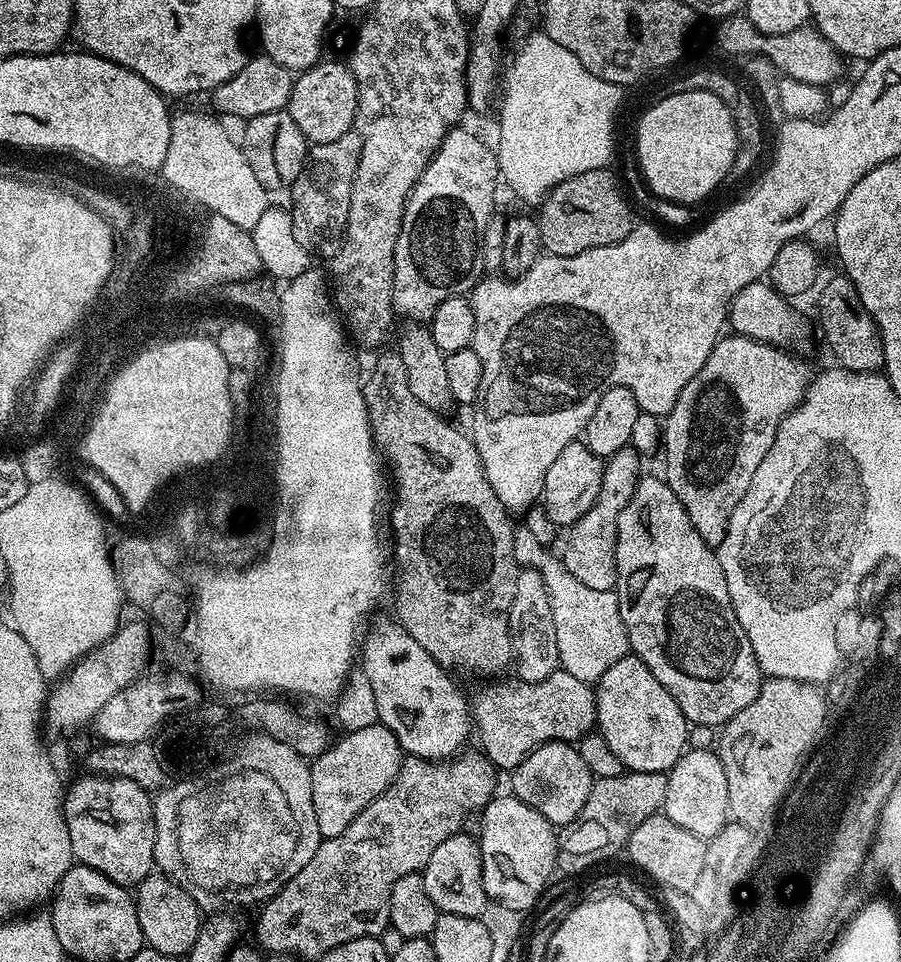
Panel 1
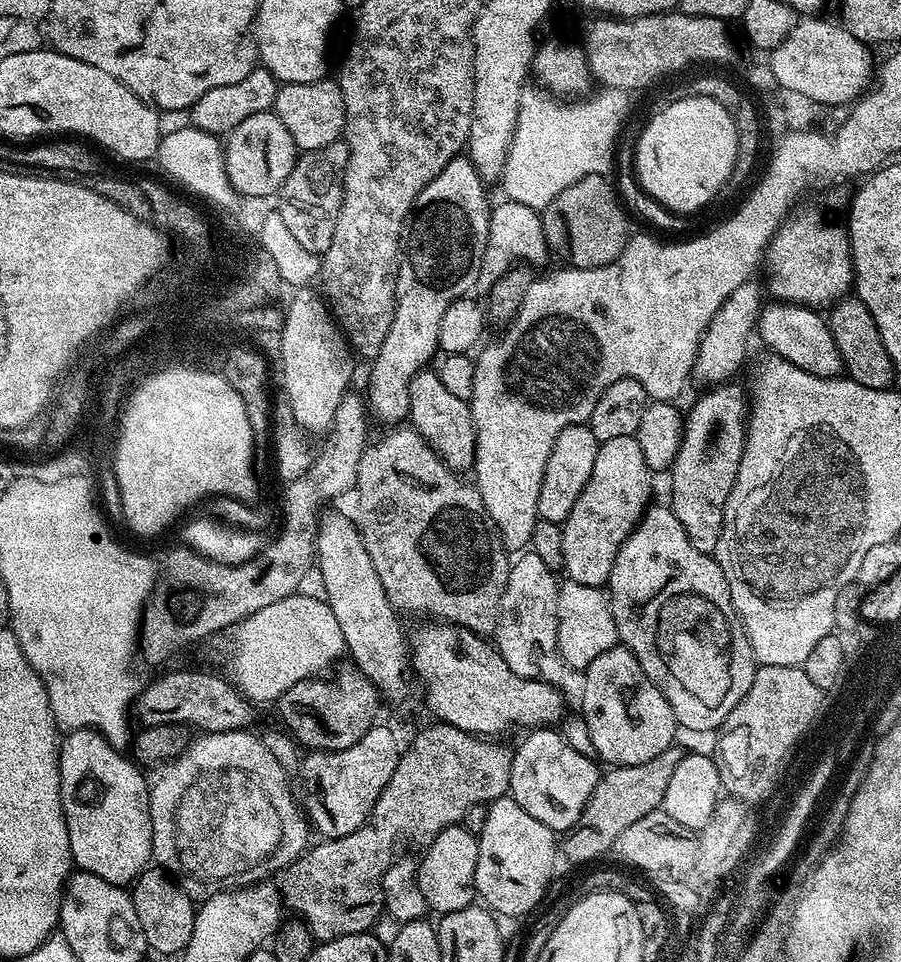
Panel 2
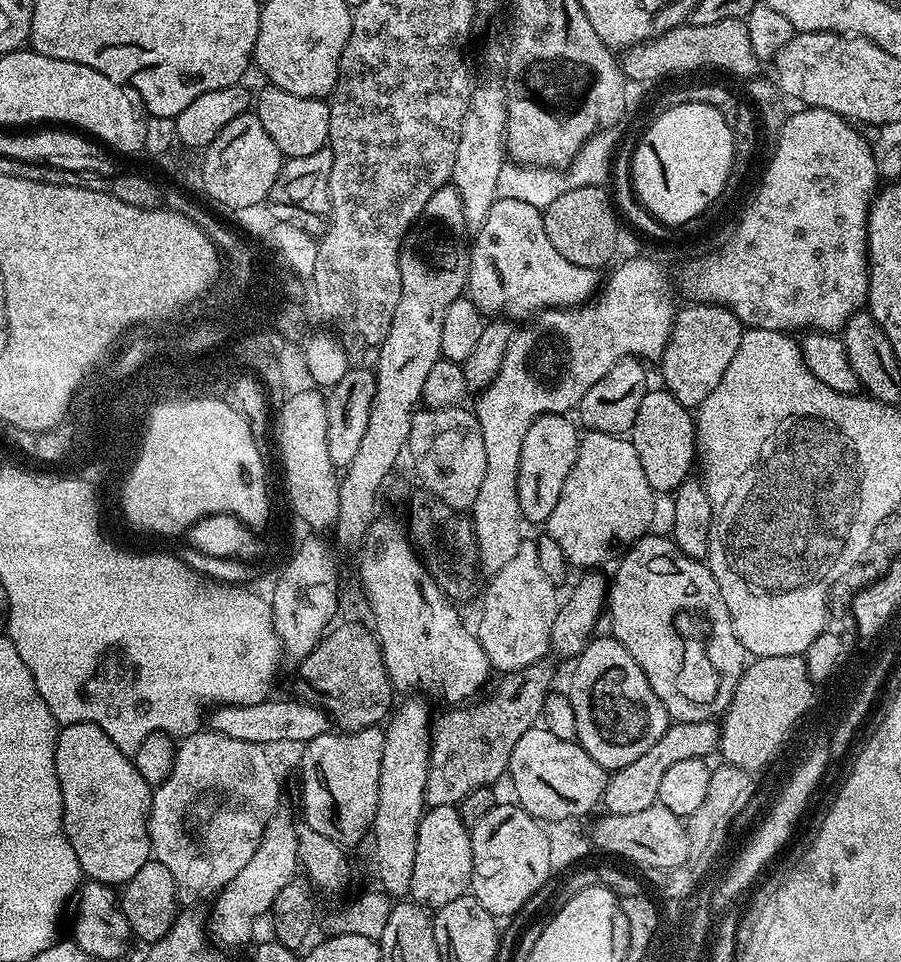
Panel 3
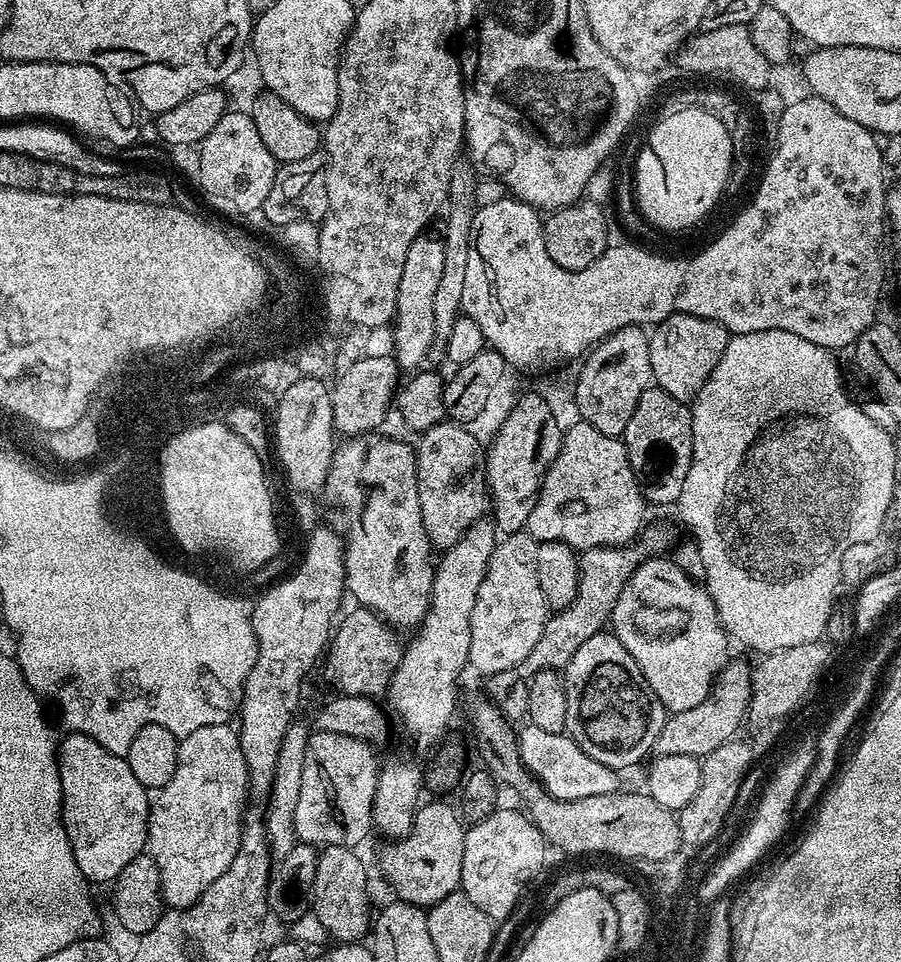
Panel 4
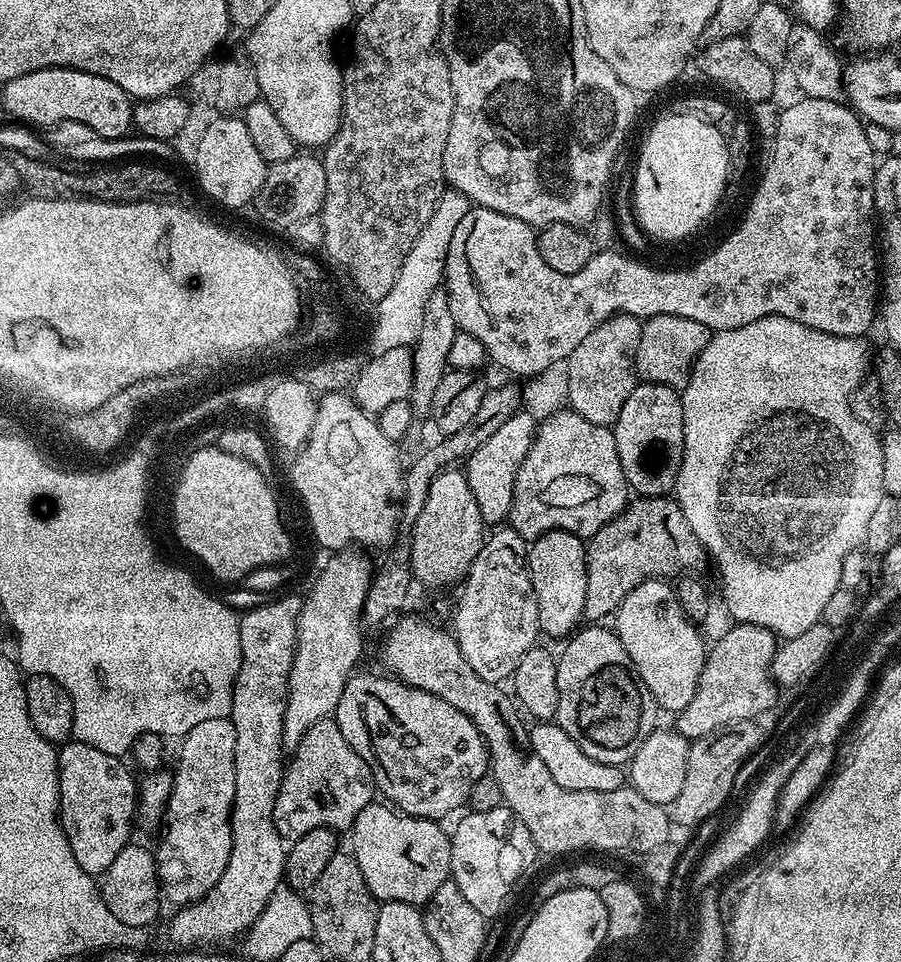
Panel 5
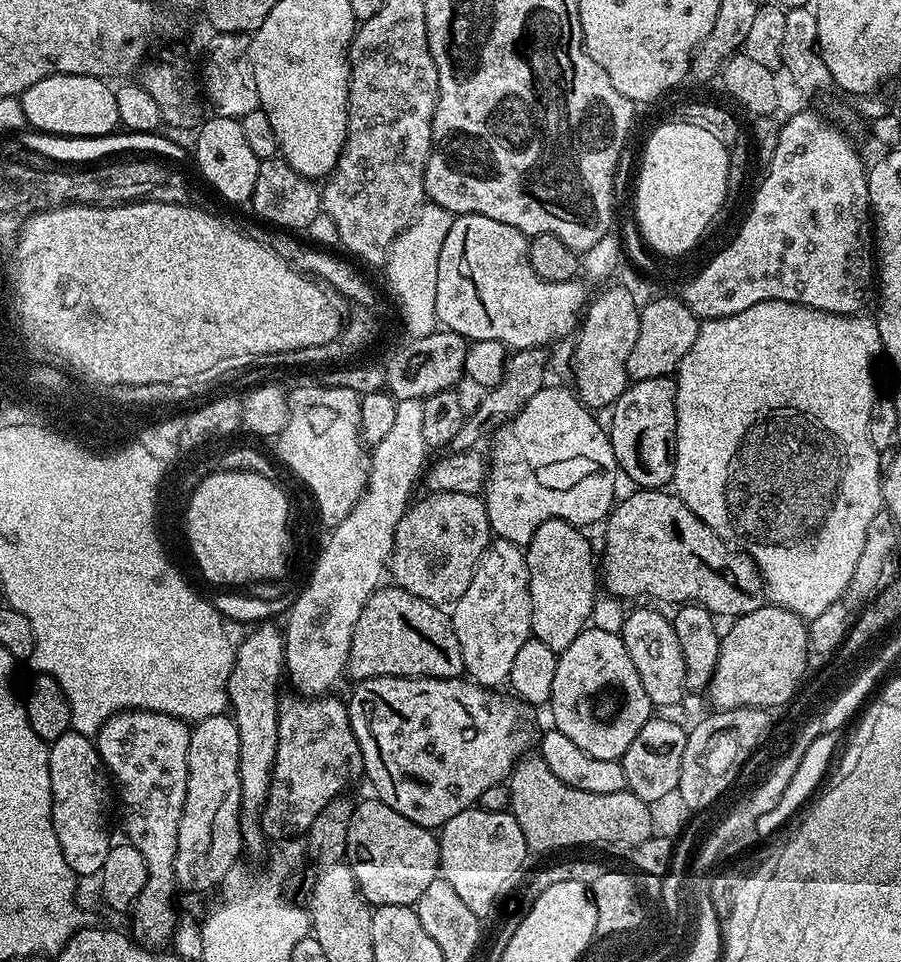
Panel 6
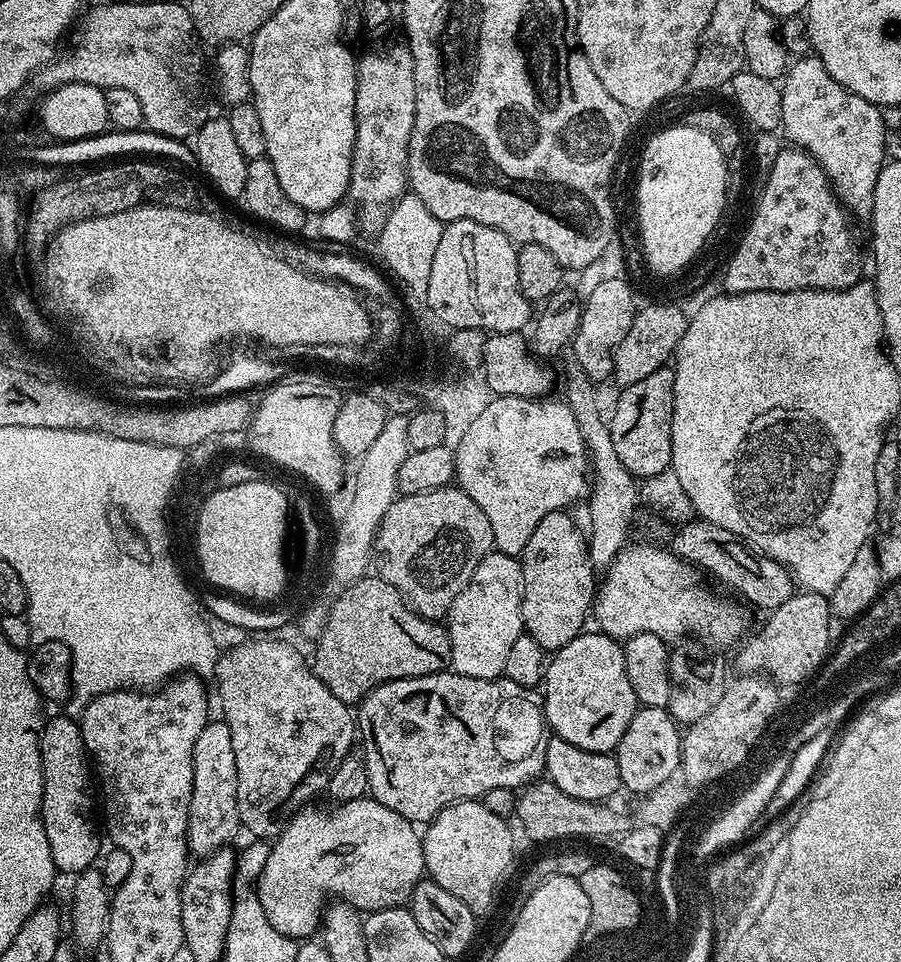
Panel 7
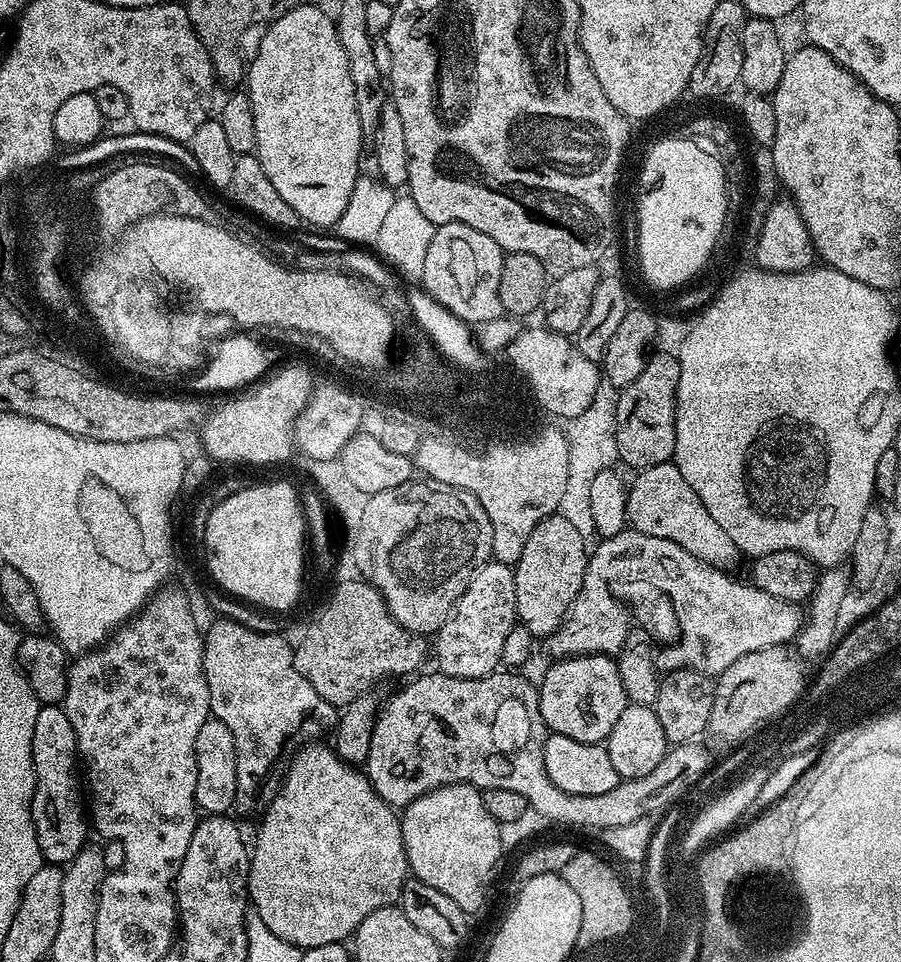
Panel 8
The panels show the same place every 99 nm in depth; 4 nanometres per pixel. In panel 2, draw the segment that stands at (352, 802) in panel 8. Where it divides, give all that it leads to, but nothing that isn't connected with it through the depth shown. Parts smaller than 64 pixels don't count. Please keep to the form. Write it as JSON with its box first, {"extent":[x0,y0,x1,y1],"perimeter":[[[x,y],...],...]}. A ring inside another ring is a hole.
{"extent":[416,826,479,914],"perimeter":[[[453,826],[442,830],[432,843],[427,845],[428,852],[418,860],[416,873],[422,898],[426,898],[429,909],[436,914],[453,912],[469,907],[473,903],[476,891],[476,867],[478,866],[479,839],[462,826]]]}

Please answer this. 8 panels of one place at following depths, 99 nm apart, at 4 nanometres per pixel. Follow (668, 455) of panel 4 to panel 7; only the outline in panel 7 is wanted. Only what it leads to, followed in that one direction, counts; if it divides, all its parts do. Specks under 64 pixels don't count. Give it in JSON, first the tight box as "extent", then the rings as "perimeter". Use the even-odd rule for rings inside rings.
{"extent":[611,366,674,478],"perimeter":[[[665,366],[654,370],[642,382],[634,382],[634,386],[623,389],[615,397],[616,409],[611,409],[612,437],[614,438],[614,450],[618,453],[618,459],[630,474],[637,478],[653,476],[669,471],[672,462],[672,403],[674,402],[674,371]]]}

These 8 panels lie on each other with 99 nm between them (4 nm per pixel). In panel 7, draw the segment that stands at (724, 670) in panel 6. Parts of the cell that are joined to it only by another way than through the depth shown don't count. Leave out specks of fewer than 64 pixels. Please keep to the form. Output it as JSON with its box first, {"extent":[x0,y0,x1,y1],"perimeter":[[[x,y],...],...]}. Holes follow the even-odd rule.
{"extent":[736,590,834,686],"perimeter":[[[800,590],[782,602],[782,606],[771,609],[767,616],[768,621],[739,645],[740,653],[736,656],[739,671],[744,674],[763,674],[780,686],[803,685],[812,680],[828,659],[834,644],[834,617],[829,597]]]}

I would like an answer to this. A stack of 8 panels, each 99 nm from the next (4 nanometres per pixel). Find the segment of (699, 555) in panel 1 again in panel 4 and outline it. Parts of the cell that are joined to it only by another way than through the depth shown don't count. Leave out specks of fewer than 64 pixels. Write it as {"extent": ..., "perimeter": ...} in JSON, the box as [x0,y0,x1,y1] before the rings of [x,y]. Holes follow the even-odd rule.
{"extent":[610,554,730,713],"perimeter":[[[657,554],[637,566],[626,586],[618,594],[618,602],[612,607],[610,628],[618,642],[622,642],[626,650],[630,650],[630,658],[638,662],[650,690],[658,694],[664,709],[673,713],[694,710],[698,702],[702,702],[712,693],[717,676],[730,659],[730,637],[720,623],[720,615],[708,589],[703,583],[691,580],[677,566],[675,559],[668,557],[667,560],[666,557],[667,555]]]}

